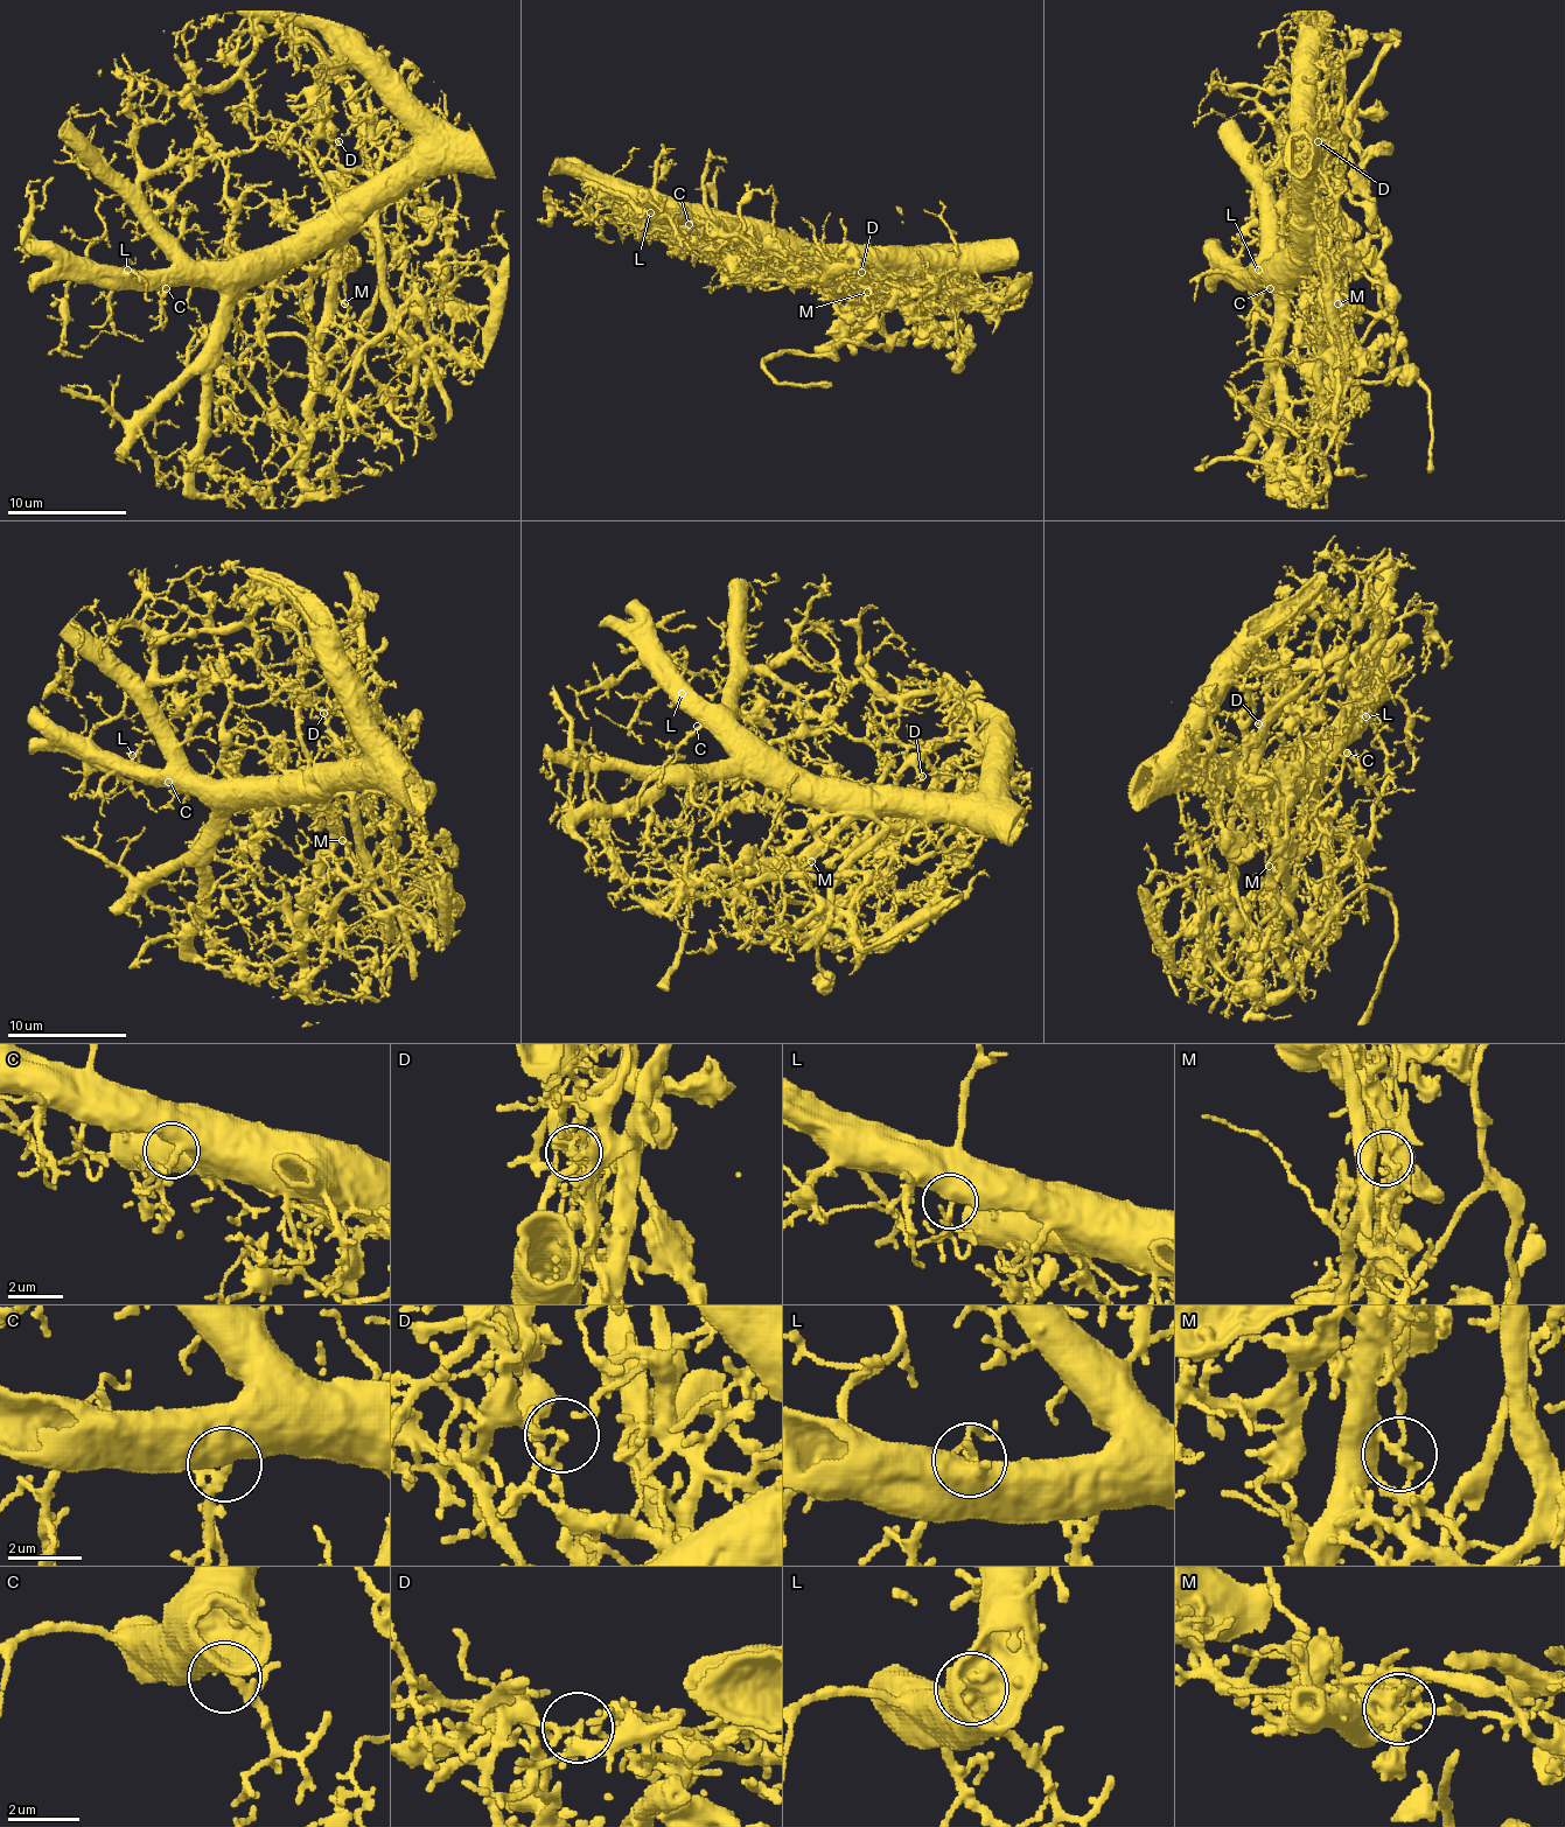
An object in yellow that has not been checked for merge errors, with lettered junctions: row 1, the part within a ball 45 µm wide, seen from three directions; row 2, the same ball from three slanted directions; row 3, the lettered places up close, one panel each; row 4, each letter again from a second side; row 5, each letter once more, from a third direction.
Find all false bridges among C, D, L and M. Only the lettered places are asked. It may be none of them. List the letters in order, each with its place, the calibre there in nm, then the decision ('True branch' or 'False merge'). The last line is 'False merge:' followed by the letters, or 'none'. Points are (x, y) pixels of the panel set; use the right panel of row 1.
C: Place: (1270, 288). Thickness 400 nm. True branch
D: Place: (1318, 141). Thickness 140 nm. False merge
L: Place: (1258, 270). Thickness 280 nm. True branch
M: Place: (1338, 303). Thickness 180 nm. False merge
False merge: D, M

